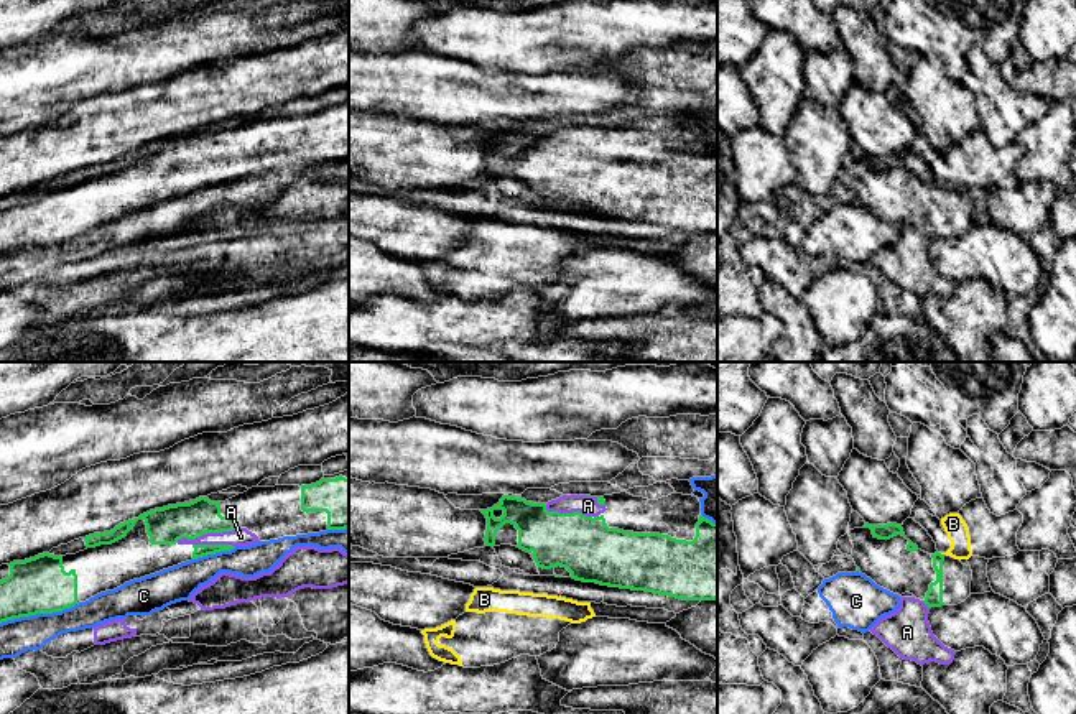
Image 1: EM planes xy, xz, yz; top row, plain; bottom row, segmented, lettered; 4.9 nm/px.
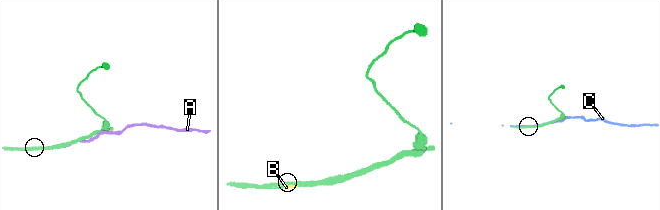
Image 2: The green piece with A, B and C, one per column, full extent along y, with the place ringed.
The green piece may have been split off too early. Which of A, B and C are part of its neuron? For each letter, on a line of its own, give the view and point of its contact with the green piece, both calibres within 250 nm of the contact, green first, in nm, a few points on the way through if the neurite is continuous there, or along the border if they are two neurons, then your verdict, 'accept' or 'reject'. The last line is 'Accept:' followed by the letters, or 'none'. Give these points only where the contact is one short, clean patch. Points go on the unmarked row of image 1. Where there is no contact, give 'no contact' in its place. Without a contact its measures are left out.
A: meets green in xy at (206, 163); 180 nm thick on the green side, 90 nm on the other; reject
B: meets green in yz at (943, 186); 80 nm thick on the green side, 110 nm on the other; border along yz (940, 185), (946, 186); reject
C: meets green in xy at (38, 244); 280 nm thick on the green side, 170 nm on the other; reject
Accept: none

